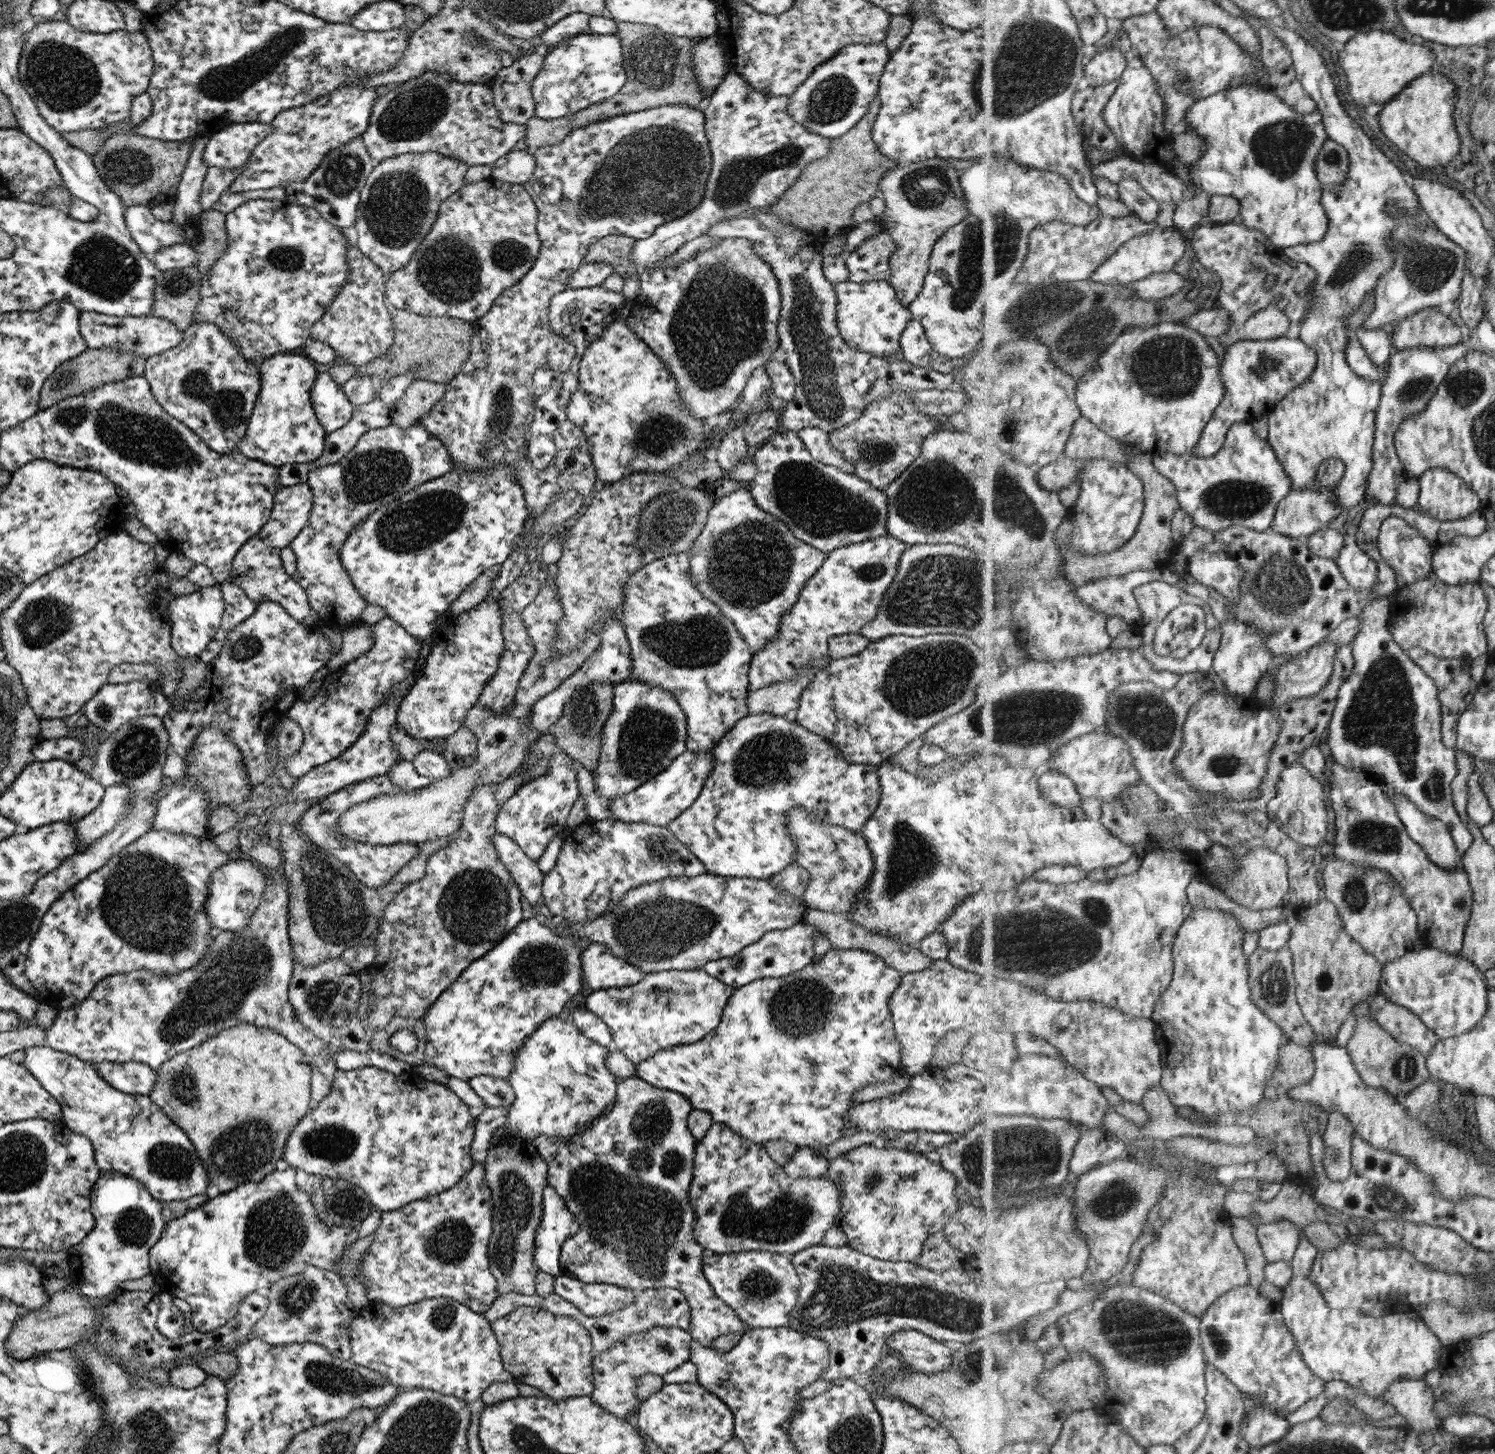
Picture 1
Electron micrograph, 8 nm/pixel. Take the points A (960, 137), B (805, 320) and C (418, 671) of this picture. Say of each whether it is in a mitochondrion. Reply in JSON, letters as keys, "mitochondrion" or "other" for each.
{"A":"other","B":"mitochondrion","C":"other"}

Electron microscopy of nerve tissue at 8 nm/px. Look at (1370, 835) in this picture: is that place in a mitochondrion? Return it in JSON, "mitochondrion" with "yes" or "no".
{"mitochondrion":"yes"}

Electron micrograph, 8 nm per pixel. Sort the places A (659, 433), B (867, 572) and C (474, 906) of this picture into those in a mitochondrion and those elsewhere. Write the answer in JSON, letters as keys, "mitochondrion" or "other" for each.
{"A":"mitochondrion","B":"mitochondrion","C":"mitochondrion"}

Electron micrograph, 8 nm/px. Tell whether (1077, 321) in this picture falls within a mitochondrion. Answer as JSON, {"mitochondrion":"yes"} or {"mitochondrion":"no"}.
{"mitochondrion":"yes"}

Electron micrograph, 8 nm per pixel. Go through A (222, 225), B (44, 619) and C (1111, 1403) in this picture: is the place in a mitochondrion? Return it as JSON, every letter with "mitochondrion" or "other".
{"A":"other","B":"mitochondrion","C":"other"}

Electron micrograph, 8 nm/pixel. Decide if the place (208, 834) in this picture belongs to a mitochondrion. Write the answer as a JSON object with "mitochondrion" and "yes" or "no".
{"mitochondrion":"no"}

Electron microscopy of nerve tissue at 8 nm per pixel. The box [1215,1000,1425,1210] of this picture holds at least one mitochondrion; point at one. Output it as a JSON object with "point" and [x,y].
{"point":[1405,1068]}

